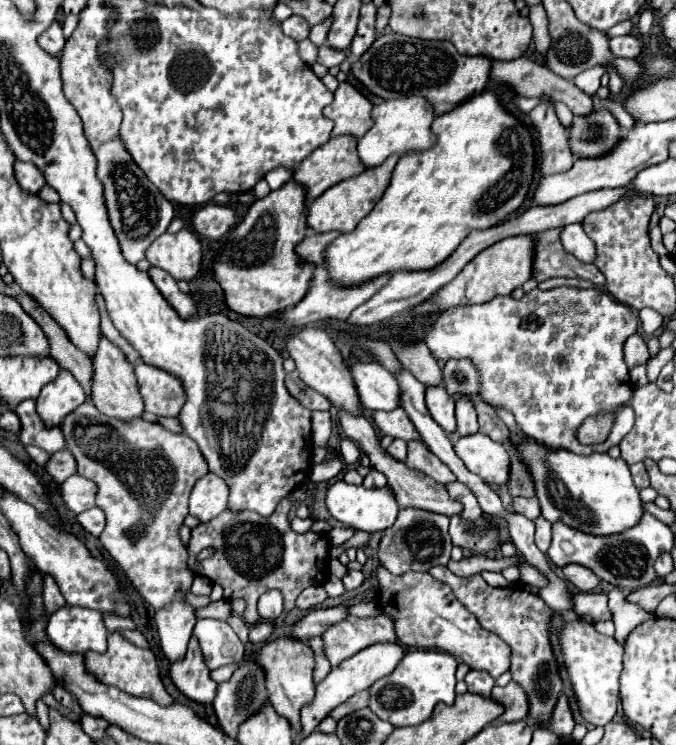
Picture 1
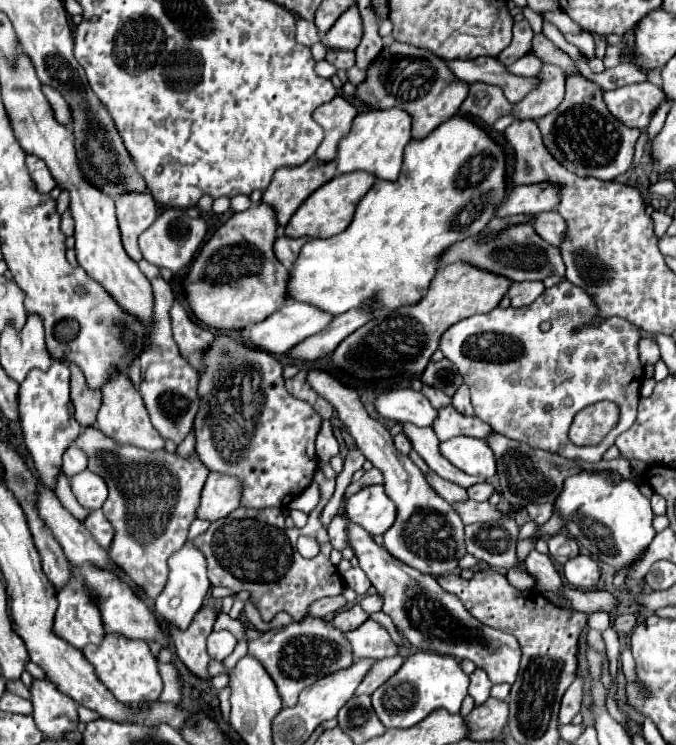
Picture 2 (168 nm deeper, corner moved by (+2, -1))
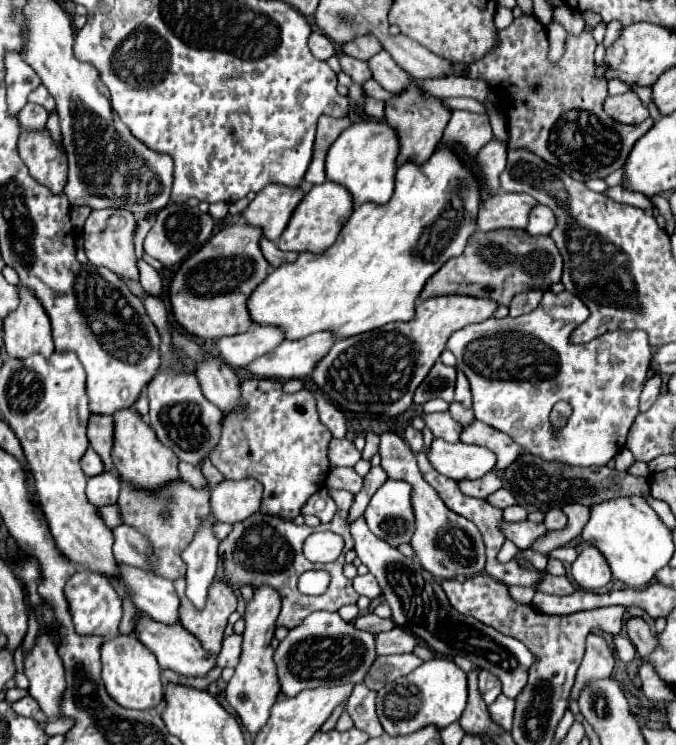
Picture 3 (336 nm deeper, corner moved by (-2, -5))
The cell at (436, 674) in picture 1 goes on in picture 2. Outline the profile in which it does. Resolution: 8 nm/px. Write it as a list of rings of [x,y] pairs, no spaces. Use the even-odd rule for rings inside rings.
[[[418,651],[406,657],[404,665],[372,693],[372,707],[386,729],[406,729],[420,723],[434,709],[446,709],[448,713],[460,713],[462,699],[468,695],[468,675],[460,669],[460,663],[448,655],[436,655],[432,651]]]

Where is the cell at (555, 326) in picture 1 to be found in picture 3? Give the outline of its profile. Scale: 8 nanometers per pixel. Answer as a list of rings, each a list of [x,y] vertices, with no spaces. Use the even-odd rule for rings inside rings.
[[[546,291],[540,305],[528,315],[516,319],[490,317],[482,323],[462,327],[448,339],[448,349],[458,359],[456,367],[462,369],[470,381],[476,419],[510,435],[528,453],[544,461],[558,461],[574,467],[606,465],[624,447],[626,435],[638,415],[638,397],[652,357],[644,331],[612,331],[594,337],[594,341],[586,345],[570,343],[572,331],[584,323],[586,317],[588,307],[574,293]],[[558,401],[568,401],[572,405],[572,415],[568,423],[556,431],[550,423],[550,411]]]

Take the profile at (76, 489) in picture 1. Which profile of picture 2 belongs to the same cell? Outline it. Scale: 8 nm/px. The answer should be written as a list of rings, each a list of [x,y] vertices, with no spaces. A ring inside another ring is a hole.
[[[82,471],[70,479],[72,493],[84,509],[100,509],[108,497],[108,487],[104,479],[92,471]]]

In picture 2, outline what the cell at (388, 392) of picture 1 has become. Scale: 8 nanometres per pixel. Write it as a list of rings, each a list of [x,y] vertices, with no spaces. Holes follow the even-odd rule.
[[[398,387],[376,395],[374,407],[390,421],[410,421],[418,427],[430,427],[436,417],[436,409],[430,401],[410,387]]]

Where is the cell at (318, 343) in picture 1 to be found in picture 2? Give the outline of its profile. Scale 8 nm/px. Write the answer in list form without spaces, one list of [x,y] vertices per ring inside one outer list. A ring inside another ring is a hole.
[[[310,369],[308,385],[320,397],[330,401],[330,405],[338,413],[338,419],[344,423],[346,431],[356,441],[356,447],[364,453],[368,461],[372,461],[376,469],[384,473],[386,493],[398,509],[394,525],[384,533],[384,549],[392,557],[398,557],[398,561],[402,561],[404,565],[412,565],[412,569],[418,569],[420,573],[430,573],[434,577],[452,573],[458,567],[458,559],[466,555],[466,549],[464,525],[450,507],[450,503],[442,501],[442,497],[438,497],[434,489],[430,489],[430,485],[422,477],[422,471],[410,461],[408,455],[400,455],[394,449],[388,429],[368,415],[356,389],[344,385],[336,375],[326,369]]]

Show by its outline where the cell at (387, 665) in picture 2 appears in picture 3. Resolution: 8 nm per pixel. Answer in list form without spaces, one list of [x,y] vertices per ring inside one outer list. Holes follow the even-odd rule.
[[[406,653],[406,655],[384,655],[378,657],[378,661],[374,661],[374,665],[370,667],[364,683],[378,691],[382,689],[386,683],[408,675],[412,669],[416,669],[418,665],[422,665],[422,659],[414,653]]]

